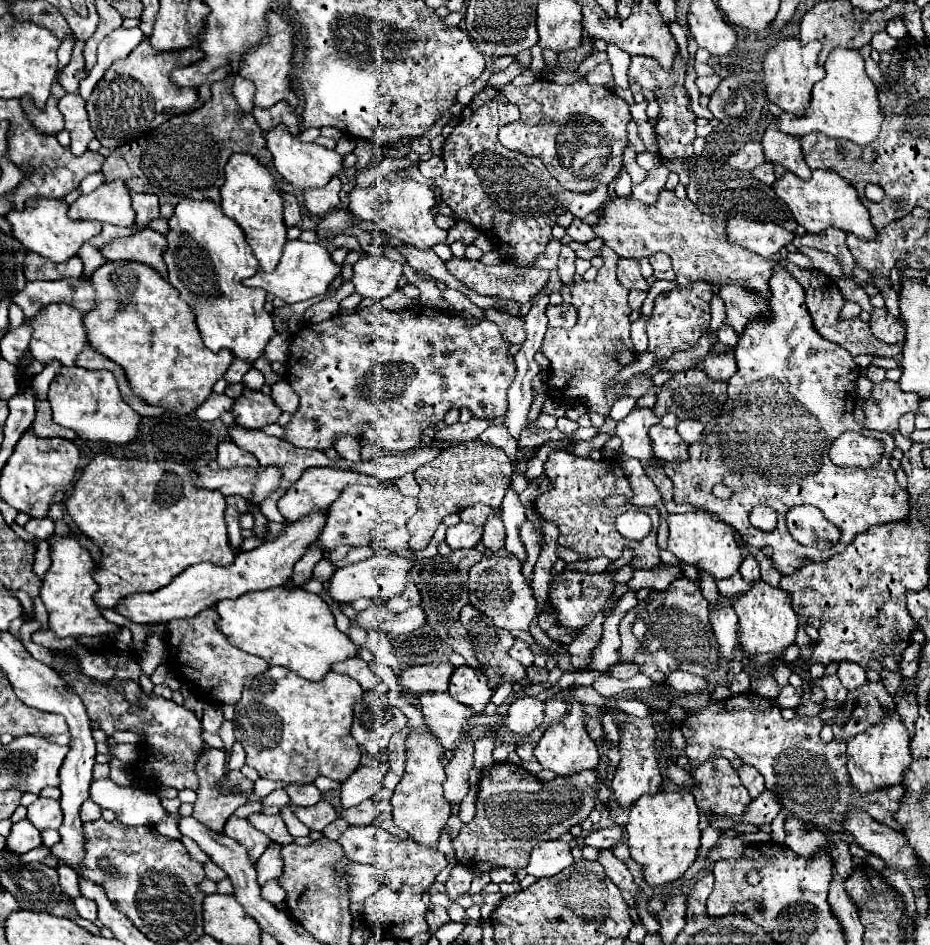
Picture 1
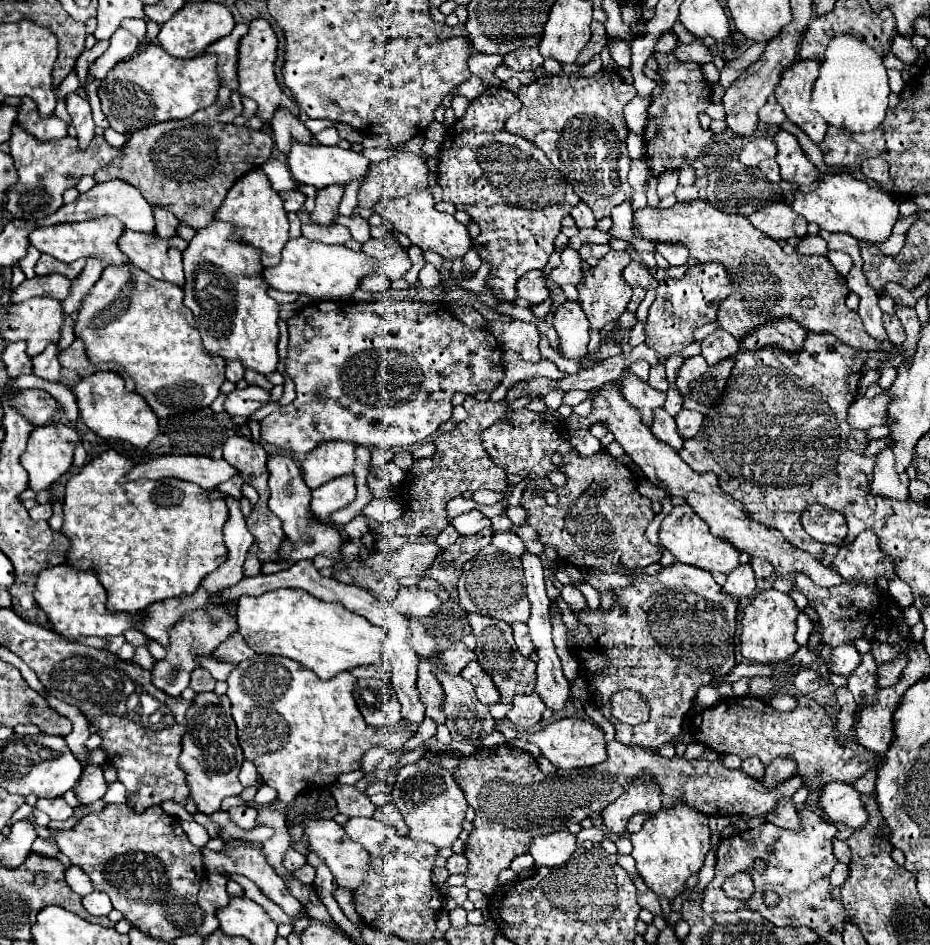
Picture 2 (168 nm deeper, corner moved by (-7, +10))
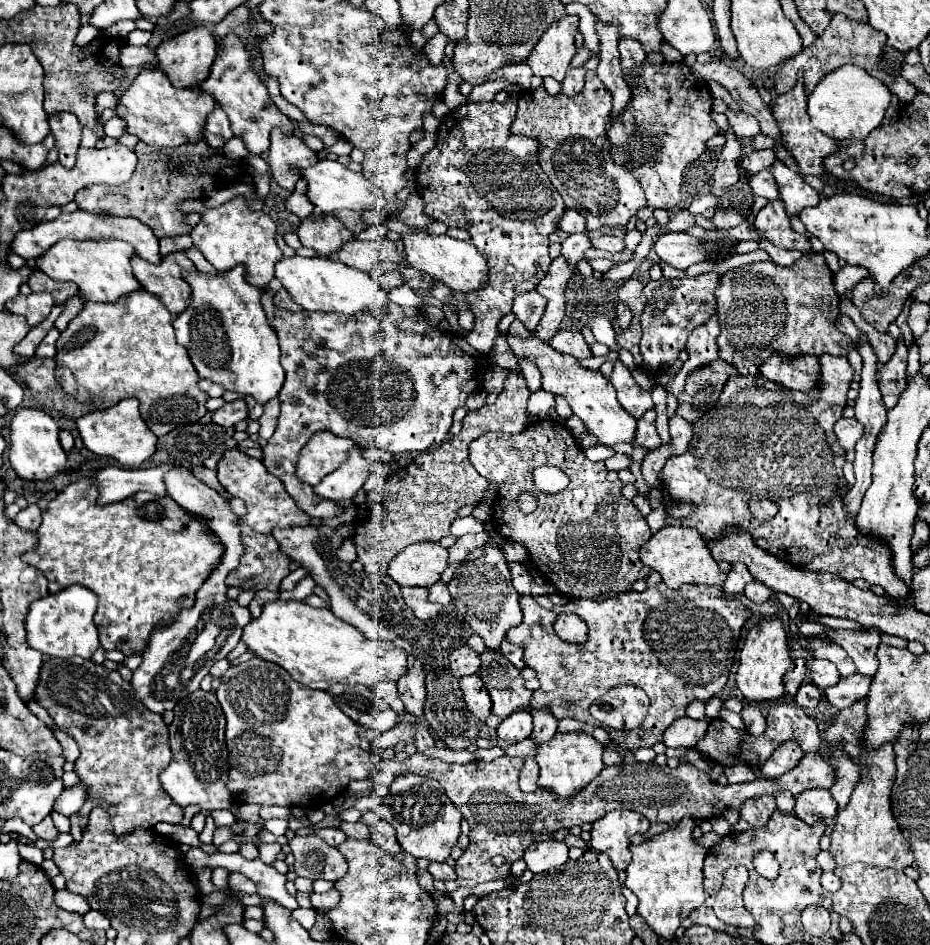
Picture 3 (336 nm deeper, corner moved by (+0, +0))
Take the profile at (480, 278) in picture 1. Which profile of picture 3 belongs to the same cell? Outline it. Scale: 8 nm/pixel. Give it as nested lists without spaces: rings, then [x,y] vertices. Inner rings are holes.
[[[535,290],[525,292],[523,296],[517,296],[513,302],[513,314],[523,322],[523,326],[529,332],[535,332],[535,328],[539,326],[539,320],[545,314],[545,308],[547,308],[547,300],[539,296]]]

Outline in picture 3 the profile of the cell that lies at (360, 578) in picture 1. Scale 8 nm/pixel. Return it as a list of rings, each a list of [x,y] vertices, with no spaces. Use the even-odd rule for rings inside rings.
[[[419,542],[407,546],[389,564],[389,576],[401,586],[433,586],[449,566],[449,550],[439,542]]]

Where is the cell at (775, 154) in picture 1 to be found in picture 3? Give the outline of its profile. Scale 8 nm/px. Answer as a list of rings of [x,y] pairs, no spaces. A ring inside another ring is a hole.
[[[783,162],[771,166],[771,174],[777,180],[781,200],[785,202],[787,208],[787,216],[799,216],[803,208],[819,204],[821,200],[819,192],[815,192],[797,172],[791,172]]]

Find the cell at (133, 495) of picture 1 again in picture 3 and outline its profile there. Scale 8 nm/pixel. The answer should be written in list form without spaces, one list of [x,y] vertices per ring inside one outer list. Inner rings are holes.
[[[91,480],[69,484],[49,502],[41,516],[43,522],[37,530],[39,542],[33,550],[23,554],[23,560],[47,576],[49,594],[57,594],[71,584],[81,584],[93,590],[99,598],[95,626],[99,630],[101,648],[121,650],[125,656],[141,654],[157,626],[171,624],[183,608],[195,604],[195,592],[209,576],[211,568],[219,564],[225,550],[223,544],[215,544],[211,536],[203,534],[203,524],[189,518],[171,496],[139,492],[123,502],[101,506],[97,504],[97,492],[93,492]]]

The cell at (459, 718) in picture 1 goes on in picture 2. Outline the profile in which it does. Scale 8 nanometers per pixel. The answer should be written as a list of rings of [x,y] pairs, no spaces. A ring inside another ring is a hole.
[[[420,662],[418,666],[418,692],[420,700],[426,706],[426,716],[430,716],[436,724],[446,724],[446,714],[444,714],[444,690],[438,678],[430,670],[430,662]]]

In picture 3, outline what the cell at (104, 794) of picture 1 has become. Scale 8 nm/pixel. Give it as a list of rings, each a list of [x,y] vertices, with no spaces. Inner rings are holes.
[[[77,784],[77,786],[65,790],[65,792],[57,798],[53,810],[59,812],[59,814],[63,814],[63,816],[71,816],[71,814],[75,814],[75,812],[83,806],[85,796],[87,796],[85,786],[83,786],[83,784]]]

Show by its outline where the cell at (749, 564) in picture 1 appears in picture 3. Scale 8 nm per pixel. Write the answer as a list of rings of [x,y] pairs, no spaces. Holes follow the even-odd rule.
[[[757,580],[747,584],[747,588],[745,588],[745,596],[751,602],[767,602],[771,598],[771,594],[773,594],[771,588],[767,588],[763,582],[757,582]]]

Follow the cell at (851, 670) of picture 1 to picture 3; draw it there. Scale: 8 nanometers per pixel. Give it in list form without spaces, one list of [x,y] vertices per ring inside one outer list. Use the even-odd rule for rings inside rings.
[[[813,660],[809,676],[811,676],[811,684],[815,684],[817,688],[827,688],[831,684],[837,684],[839,680],[839,672],[835,664],[831,664],[829,660]]]

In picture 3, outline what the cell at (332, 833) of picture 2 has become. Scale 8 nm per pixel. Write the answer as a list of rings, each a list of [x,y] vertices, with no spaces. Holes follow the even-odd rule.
[[[315,834],[295,836],[289,846],[295,856],[293,866],[297,876],[309,880],[339,880],[347,872],[347,860],[343,854]]]

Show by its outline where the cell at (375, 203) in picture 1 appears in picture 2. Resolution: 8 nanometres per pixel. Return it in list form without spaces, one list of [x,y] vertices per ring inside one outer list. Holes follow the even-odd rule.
[[[428,188],[424,192],[410,192],[406,196],[380,200],[374,204],[374,212],[388,218],[392,222],[394,230],[406,234],[412,240],[412,244],[420,246],[422,250],[438,252],[444,258],[464,256],[468,252],[468,248],[472,246],[472,238],[468,234],[468,228],[464,228],[464,224],[460,224],[452,214],[438,212],[434,208],[434,198]]]

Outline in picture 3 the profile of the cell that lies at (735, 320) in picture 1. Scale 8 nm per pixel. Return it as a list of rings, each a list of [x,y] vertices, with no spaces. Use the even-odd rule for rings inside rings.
[[[771,356],[763,364],[761,374],[789,390],[807,392],[811,400],[817,400],[819,392],[819,358],[803,356],[799,360],[787,360],[787,356]]]

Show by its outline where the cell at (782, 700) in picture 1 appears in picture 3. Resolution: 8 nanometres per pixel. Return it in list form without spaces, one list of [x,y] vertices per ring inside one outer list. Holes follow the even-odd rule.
[[[809,682],[801,684],[801,688],[799,688],[797,696],[795,696],[795,702],[797,702],[797,706],[801,706],[801,708],[815,708],[815,706],[819,704],[819,700],[821,700],[821,690],[815,688],[815,686],[809,684]]]

